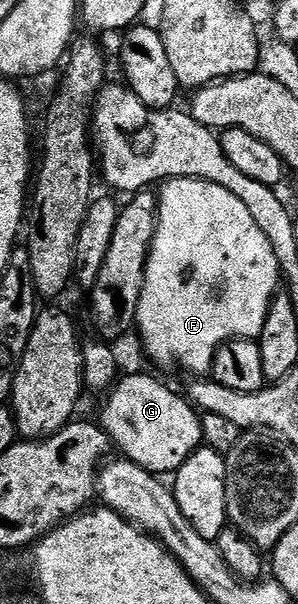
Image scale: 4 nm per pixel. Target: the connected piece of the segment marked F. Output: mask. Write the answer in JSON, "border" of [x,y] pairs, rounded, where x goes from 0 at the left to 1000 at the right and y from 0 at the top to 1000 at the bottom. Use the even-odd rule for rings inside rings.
{"border":[[[570,298],[530,318],[523,386],[483,447],[483,472],[456,508],[453,548],[470,548],[483,583],[523,603],[564,609],[577,596],[617,616],[685,626],[711,614],[725,581],[765,563],[869,558],[899,508],[946,470],[919,407],[866,381],[839,348],[745,308],[698,298]]]}

